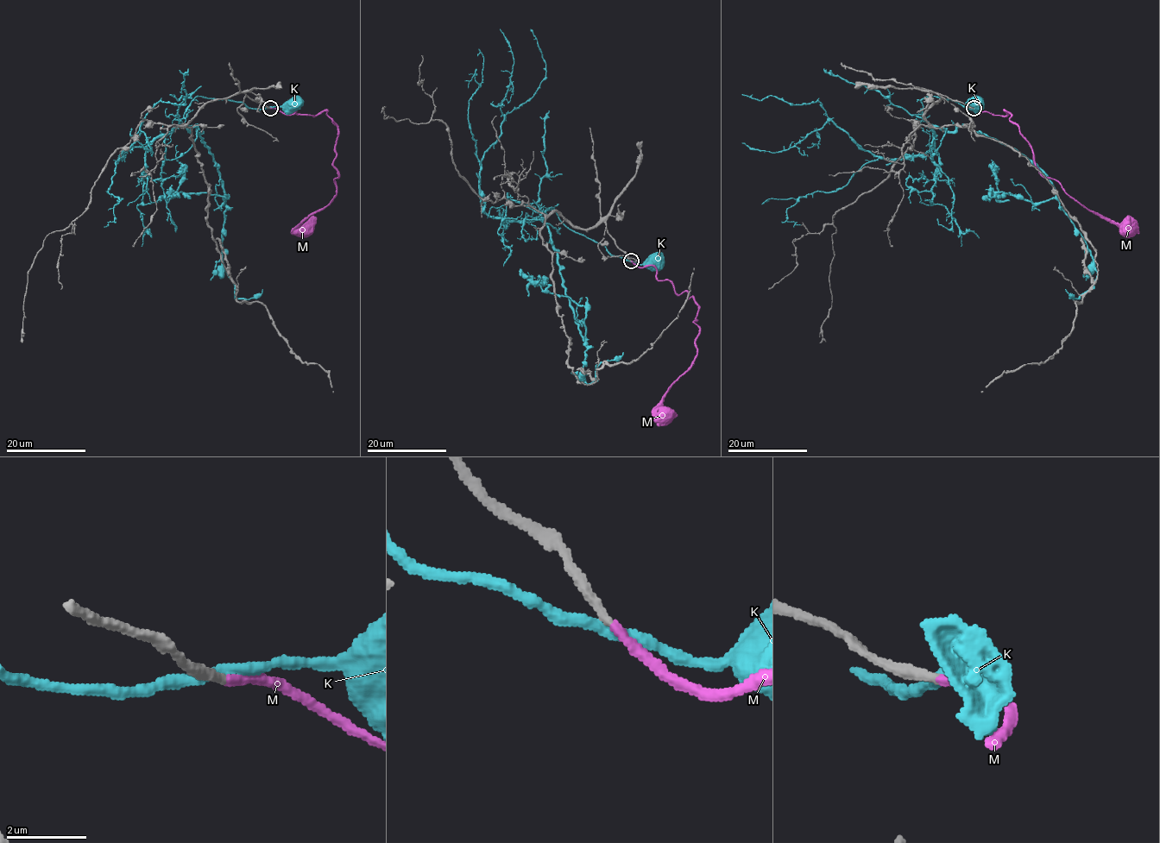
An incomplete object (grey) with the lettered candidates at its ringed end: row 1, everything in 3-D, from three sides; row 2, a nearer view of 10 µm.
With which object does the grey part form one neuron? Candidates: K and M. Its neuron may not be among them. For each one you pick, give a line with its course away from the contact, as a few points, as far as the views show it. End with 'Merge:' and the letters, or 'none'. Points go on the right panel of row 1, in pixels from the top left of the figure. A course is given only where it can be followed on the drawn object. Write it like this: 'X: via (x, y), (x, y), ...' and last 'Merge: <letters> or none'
M: via (974, 108), (979, 115), (1010, 114), (1042, 174), (1055, 179), (1083, 206), (1111, 222), (1128, 225), (1130, 231)
Merge: M

